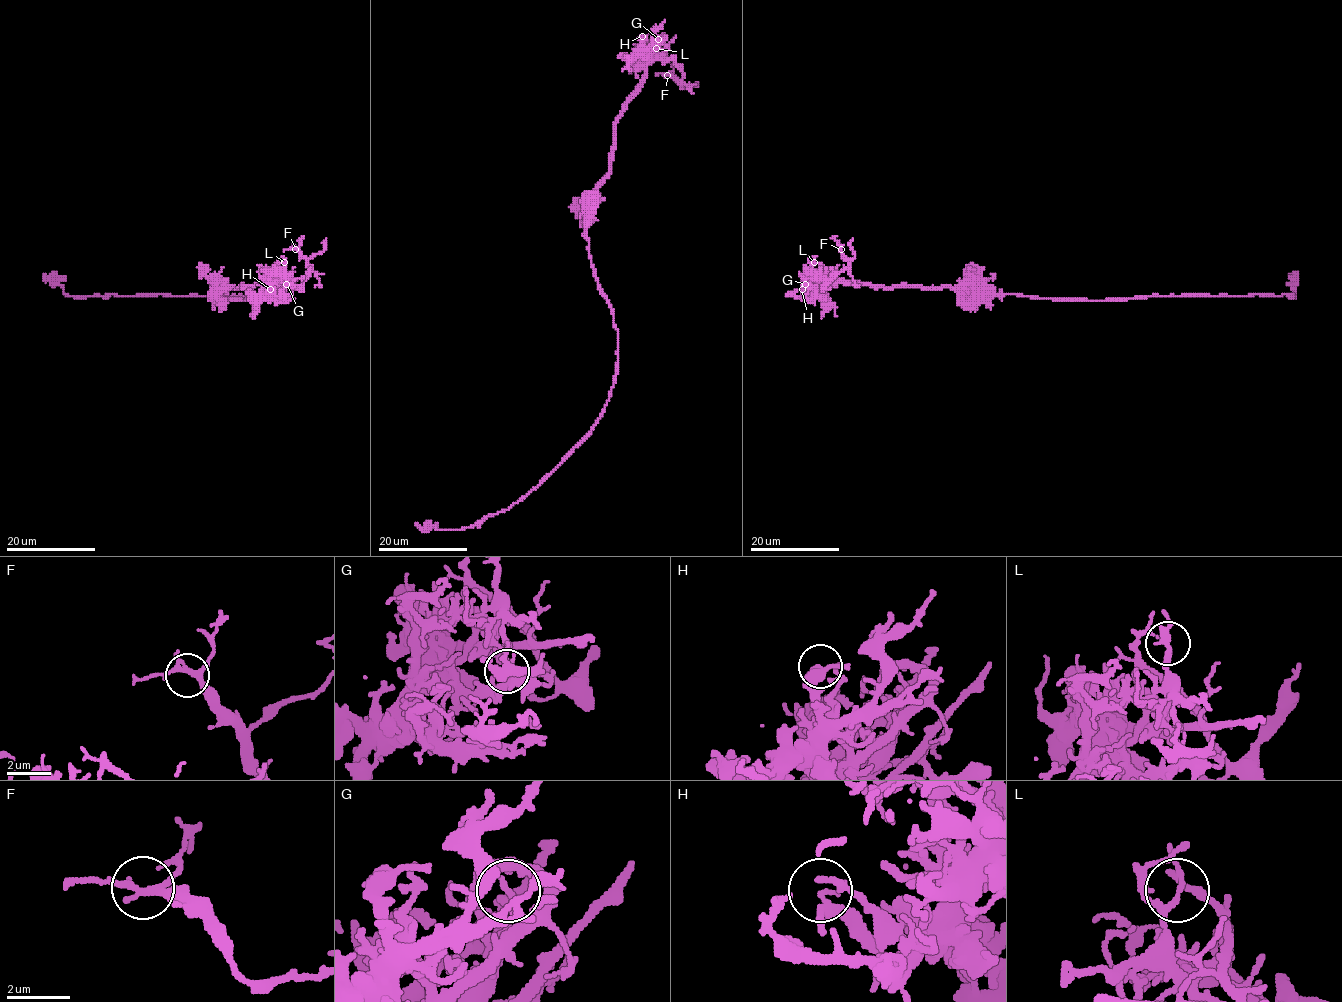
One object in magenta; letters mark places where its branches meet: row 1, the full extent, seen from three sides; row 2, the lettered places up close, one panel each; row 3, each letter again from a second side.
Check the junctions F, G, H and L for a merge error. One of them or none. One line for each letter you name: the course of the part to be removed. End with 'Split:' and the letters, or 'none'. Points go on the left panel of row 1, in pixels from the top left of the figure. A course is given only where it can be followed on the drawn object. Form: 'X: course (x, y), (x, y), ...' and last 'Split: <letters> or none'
L: course (284, 262), (279, 262), (299, 287), (310, 273), (307, 261), (323, 250), (326, 239)
Split: L

